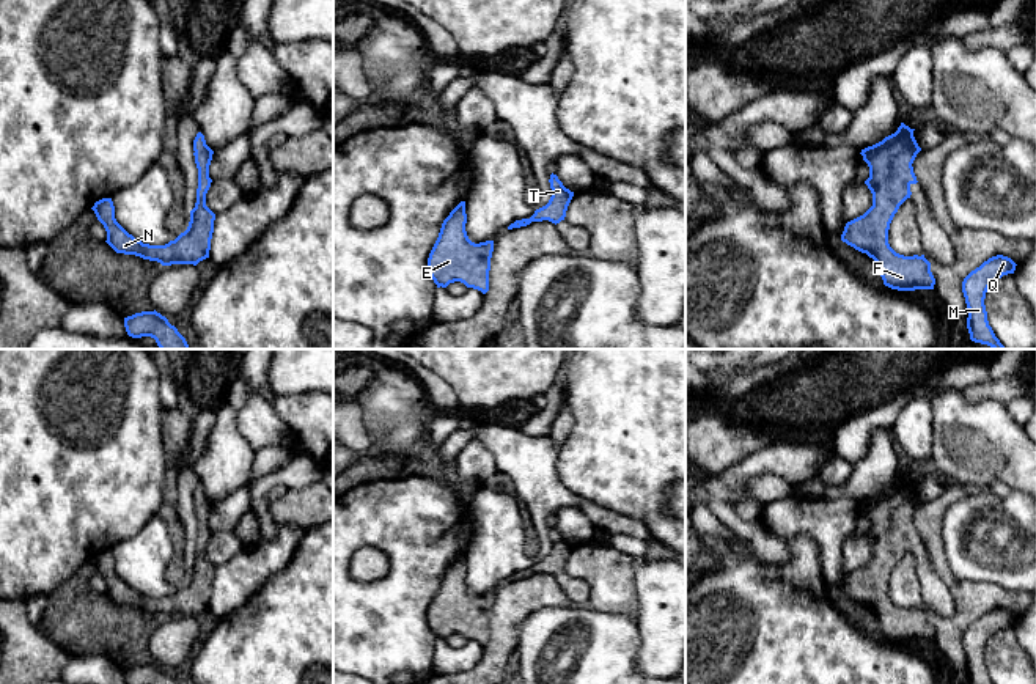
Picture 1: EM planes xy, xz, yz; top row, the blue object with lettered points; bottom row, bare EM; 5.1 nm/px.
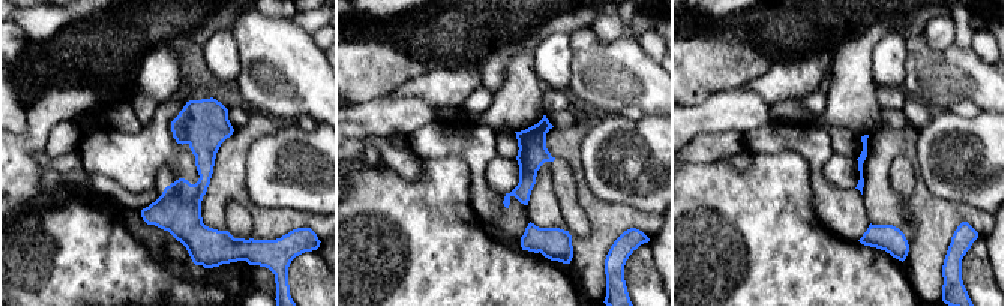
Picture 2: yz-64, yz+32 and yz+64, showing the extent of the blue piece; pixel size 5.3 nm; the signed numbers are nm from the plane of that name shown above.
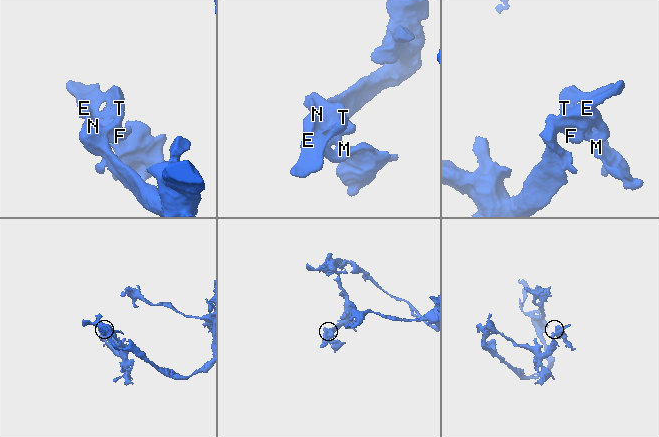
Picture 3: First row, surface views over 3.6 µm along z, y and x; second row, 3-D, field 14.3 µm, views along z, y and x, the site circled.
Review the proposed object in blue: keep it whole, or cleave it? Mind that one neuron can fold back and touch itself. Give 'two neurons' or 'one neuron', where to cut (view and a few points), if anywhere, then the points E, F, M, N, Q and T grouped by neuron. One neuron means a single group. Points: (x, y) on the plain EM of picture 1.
one neuron; cut none; groups E F M N Q T

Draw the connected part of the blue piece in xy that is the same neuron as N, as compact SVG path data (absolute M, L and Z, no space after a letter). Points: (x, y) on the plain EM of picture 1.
M197 486L193 508L198 520L197 555L190 563L190 574L184 585L165 598L149 598L129 587L115 571L112 550L102 550L91 560L107 583L107 596L124 607L135 607L143 612L157 613L162 618L193 616L209 610L215 566L206 558L206 546L212 531L209 517L214 503L206 497L204 487Z

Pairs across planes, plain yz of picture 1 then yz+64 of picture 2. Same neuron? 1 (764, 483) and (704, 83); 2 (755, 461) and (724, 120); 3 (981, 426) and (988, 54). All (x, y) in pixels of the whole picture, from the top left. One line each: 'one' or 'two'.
1: two
2: two
3: two

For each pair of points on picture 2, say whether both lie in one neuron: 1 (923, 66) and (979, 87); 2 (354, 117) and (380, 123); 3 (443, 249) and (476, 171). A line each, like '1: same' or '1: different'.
1: same
2: same
3: different

